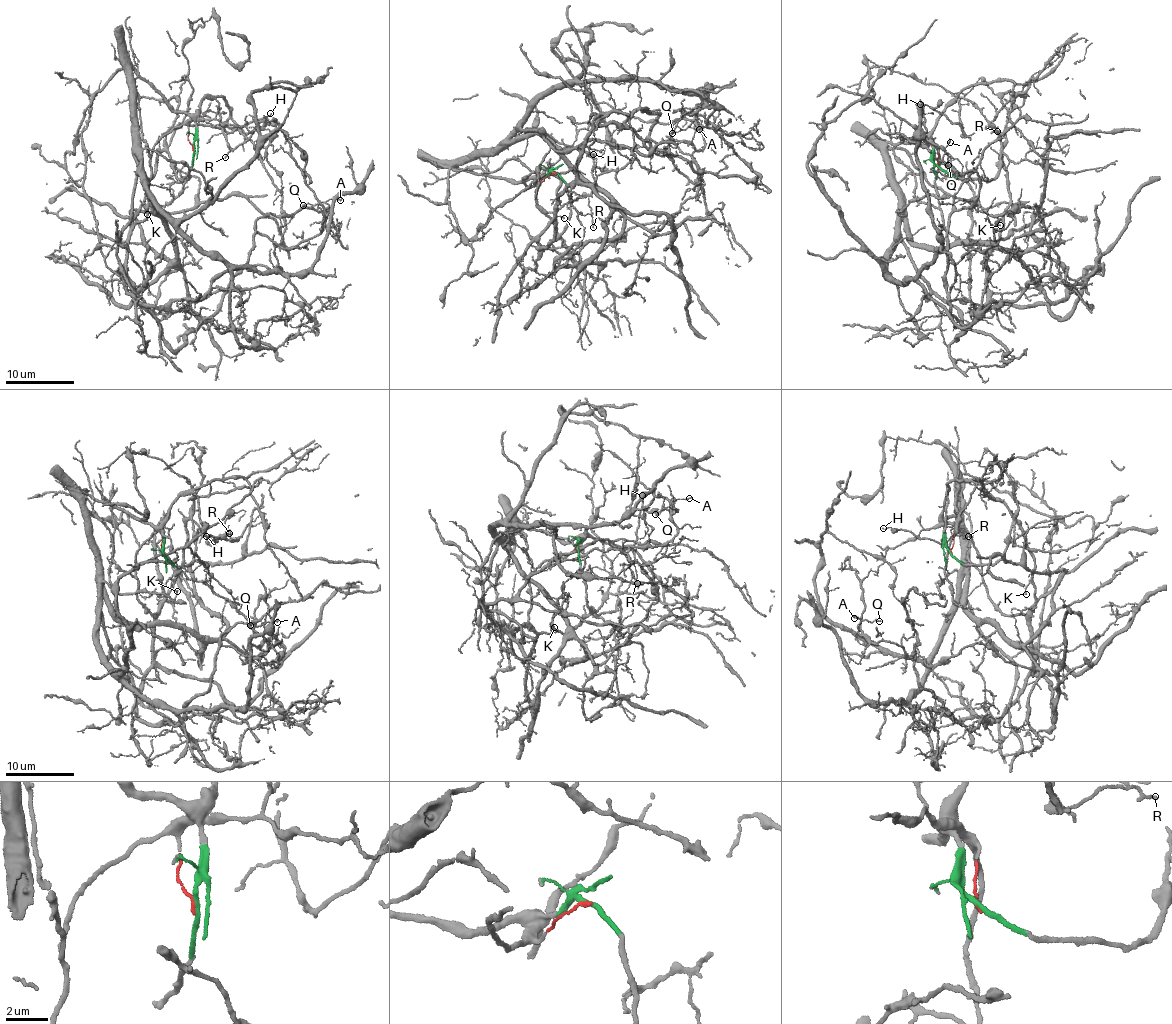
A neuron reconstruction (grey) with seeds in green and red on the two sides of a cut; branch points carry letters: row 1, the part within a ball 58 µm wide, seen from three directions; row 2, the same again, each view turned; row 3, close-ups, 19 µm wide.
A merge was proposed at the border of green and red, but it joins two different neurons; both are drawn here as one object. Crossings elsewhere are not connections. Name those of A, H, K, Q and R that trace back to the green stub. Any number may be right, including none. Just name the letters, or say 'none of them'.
H, R

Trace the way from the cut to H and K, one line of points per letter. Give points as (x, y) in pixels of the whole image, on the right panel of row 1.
H: (937, 167), (931, 131), (935, 119), (954, 100), (959, 101), (959, 122), (964, 135), (958, 124), (920, 103)
K: (939, 168), (938, 148), (935, 178), (945, 229), (985, 251), (999, 239), (1000, 218), (995, 223), (1000, 226)

